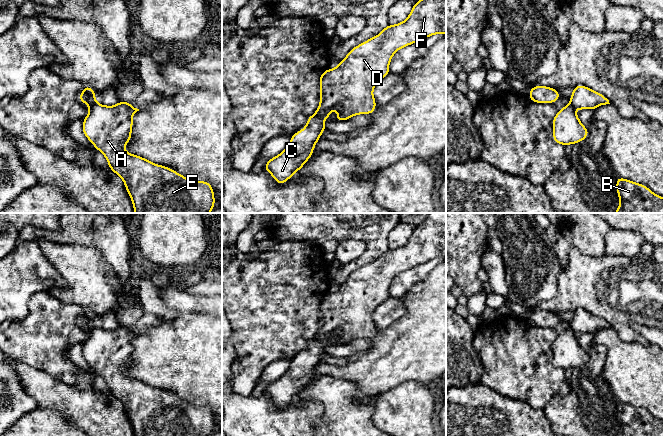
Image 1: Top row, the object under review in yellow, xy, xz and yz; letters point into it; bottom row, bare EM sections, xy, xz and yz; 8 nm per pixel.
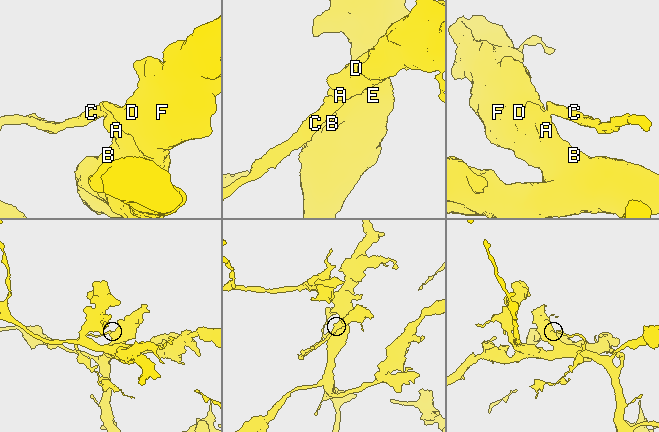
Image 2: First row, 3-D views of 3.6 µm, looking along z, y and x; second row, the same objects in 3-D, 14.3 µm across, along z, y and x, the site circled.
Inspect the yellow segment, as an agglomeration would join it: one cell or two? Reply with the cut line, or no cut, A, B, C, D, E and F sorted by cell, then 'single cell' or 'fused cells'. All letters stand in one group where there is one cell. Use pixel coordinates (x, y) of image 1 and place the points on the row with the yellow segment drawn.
cut xz (314, 114), (324, 119); groups A B D E F / C; fused cells

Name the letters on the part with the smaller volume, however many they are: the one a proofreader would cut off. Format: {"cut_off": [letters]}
{"cut_off": ["C"]}

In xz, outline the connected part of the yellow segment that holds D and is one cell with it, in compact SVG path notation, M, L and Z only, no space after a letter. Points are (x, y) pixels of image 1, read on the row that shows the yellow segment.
M419 0L415 2L406 20L395 25L388 24L377 36L351 49L336 68L326 69L321 73L319 81L319 87L321 89L320 104L316 109L315 115L325 120L330 116L334 108L338 112L338 116L335 118L336 122L348 120L352 116L359 114L371 115L376 110L373 89L380 80L390 74L389 64L393 55L401 48L440 33L446 34L446 0Z

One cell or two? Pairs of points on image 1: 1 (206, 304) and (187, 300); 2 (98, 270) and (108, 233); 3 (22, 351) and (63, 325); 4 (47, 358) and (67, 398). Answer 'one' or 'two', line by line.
1: one
2: two
3: one
4: two

